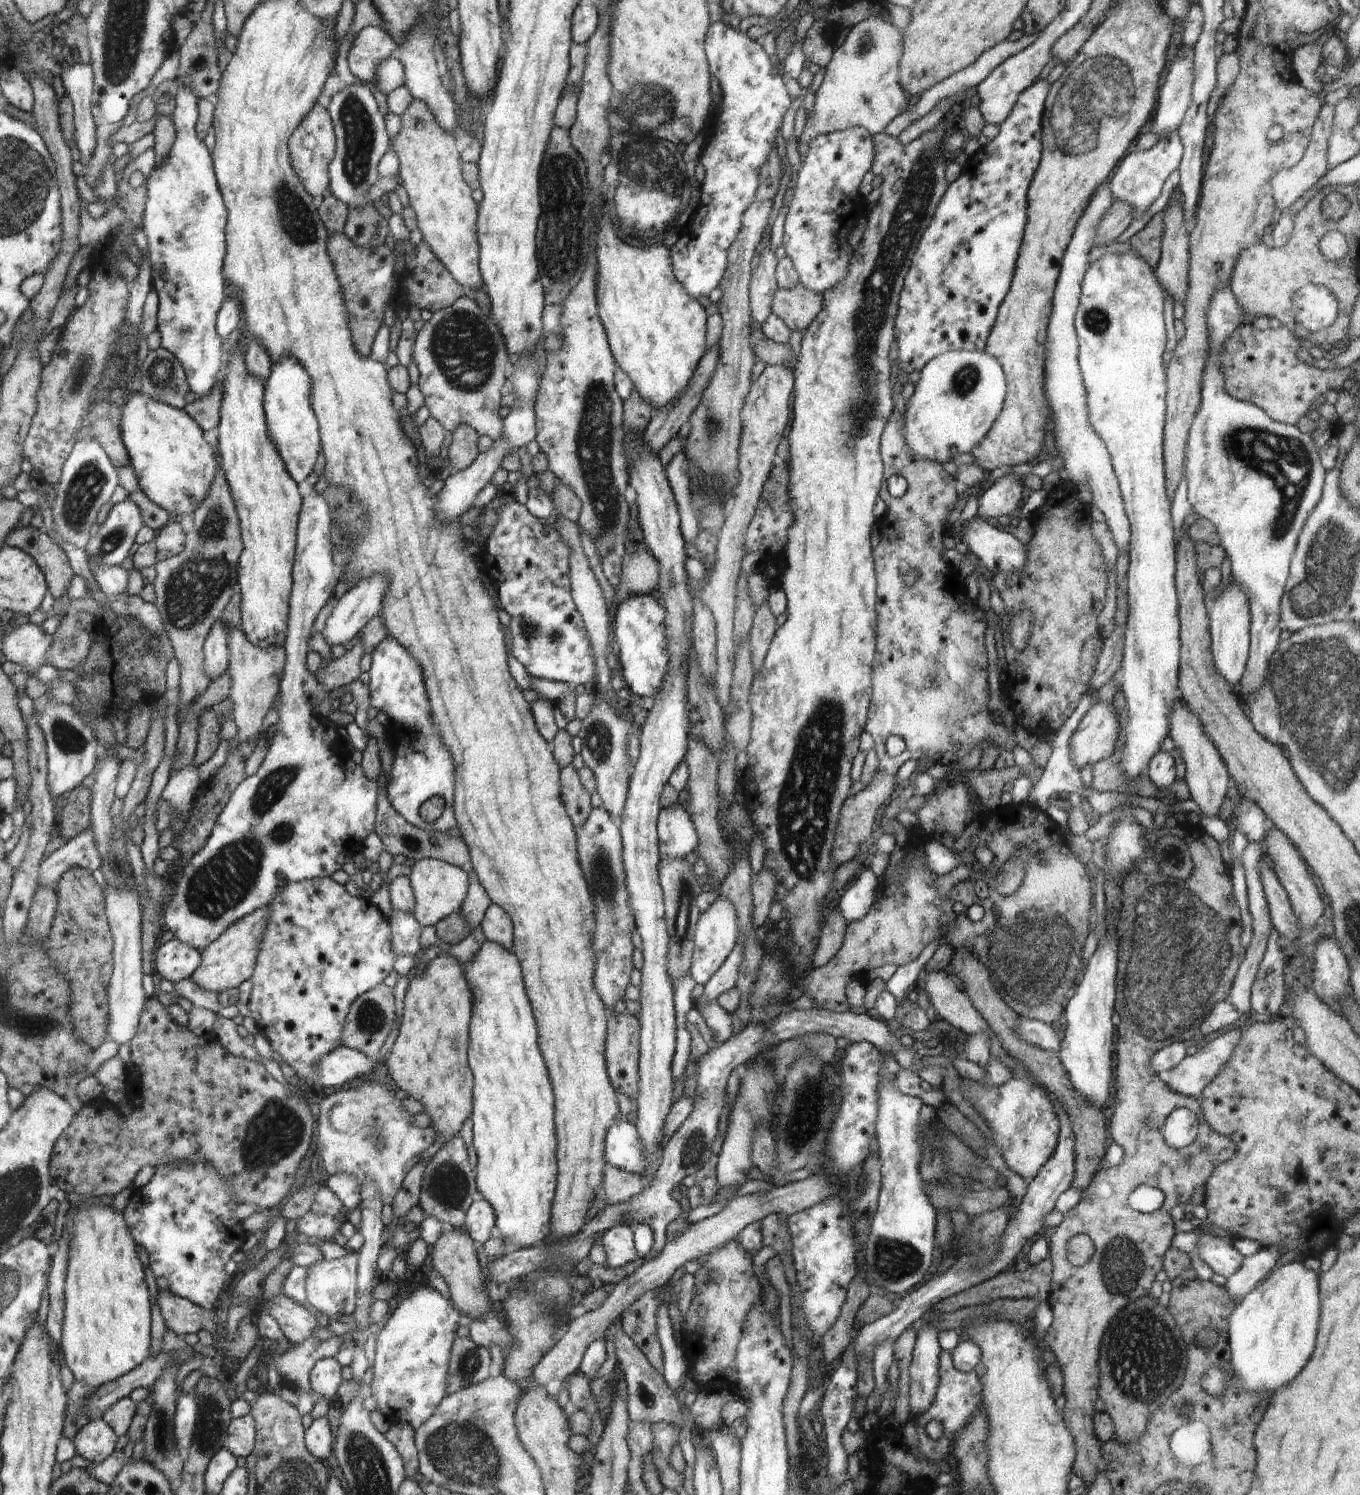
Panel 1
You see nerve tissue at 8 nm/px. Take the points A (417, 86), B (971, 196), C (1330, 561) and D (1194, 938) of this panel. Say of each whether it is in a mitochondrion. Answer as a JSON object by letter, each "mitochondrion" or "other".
{"A":"other","B":"other","C":"mitochondrion","D":"mitochondrion"}

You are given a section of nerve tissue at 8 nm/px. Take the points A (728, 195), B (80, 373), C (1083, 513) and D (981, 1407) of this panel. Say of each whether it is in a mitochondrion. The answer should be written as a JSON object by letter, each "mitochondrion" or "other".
{"A":"other","B":"mitochondrion","C":"other","D":"other"}

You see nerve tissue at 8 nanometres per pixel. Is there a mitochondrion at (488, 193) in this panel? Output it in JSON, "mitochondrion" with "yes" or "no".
{"mitochondrion":"no"}

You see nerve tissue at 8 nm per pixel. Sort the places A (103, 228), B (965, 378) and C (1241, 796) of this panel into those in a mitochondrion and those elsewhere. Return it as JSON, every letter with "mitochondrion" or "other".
{"A":"other","B":"mitochondrion","C":"other"}

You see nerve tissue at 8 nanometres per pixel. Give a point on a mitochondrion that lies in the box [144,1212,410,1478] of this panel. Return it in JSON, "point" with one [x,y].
{"point":[211,1425]}

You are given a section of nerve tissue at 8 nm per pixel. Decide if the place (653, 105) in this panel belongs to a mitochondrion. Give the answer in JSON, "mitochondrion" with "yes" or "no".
{"mitochondrion":"yes"}

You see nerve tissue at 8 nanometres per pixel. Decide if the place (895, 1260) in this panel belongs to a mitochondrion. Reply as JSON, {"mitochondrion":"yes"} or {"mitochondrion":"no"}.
{"mitochondrion":"yes"}

